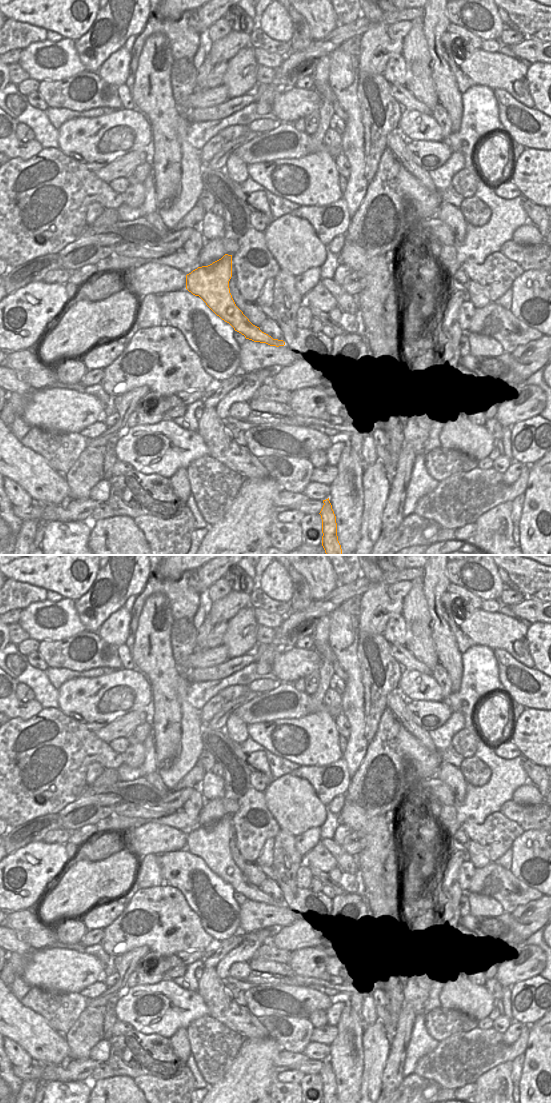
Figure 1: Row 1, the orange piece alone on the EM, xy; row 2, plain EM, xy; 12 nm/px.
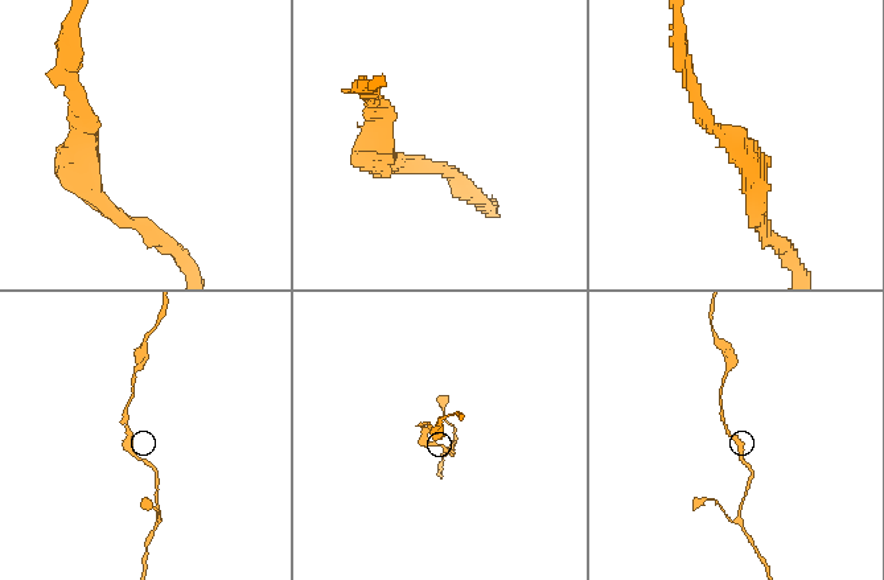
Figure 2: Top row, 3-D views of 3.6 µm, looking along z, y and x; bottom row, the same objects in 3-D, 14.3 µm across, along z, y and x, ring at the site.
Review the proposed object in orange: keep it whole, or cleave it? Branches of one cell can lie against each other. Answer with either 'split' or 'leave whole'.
leave whole

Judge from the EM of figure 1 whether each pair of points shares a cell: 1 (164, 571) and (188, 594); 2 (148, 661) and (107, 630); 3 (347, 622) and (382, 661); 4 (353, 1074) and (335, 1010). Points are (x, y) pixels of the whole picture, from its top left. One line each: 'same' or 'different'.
1: different
2: different
3: different
4: different

